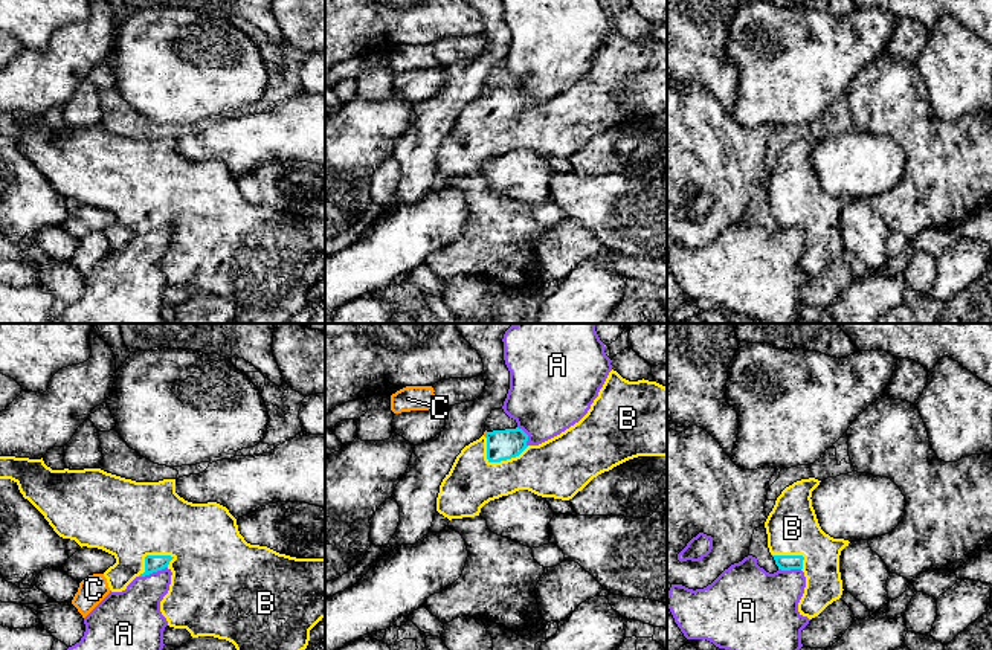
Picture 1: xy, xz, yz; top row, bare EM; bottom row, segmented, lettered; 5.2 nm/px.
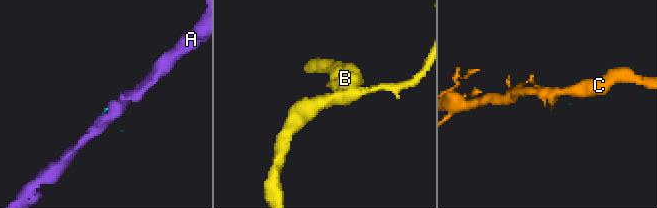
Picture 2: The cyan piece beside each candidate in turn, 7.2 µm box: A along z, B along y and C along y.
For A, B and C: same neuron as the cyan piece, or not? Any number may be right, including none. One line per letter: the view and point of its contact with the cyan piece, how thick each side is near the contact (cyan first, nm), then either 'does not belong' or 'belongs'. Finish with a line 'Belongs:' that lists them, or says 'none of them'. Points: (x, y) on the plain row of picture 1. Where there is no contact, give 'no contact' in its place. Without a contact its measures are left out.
A: xy (153, 229) | 90/280 nm | does not belong
B: xz (496, 119) | 160/260 nm | belongs
C: xz (486, 92) | 160/20 nm | does not belong
Belongs: B

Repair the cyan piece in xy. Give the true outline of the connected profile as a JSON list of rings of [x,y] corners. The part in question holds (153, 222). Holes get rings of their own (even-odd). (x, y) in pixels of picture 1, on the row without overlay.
[[[0,114],[0,137],[11,137],[18,143],[20,151],[27,157],[49,180],[53,189],[63,195],[75,198],[81,206],[98,206],[116,217],[104,235],[107,237],[111,250],[122,250],[136,235],[145,235],[153,230],[168,226],[171,243],[168,252],[160,259],[160,270],[166,276],[168,284],[174,287],[186,287],[192,296],[214,294],[232,301],[237,307],[237,317],[234,323],[291,323],[290,319],[295,313],[305,308],[310,299],[310,288],[325,276],[325,217],[296,217],[279,212],[267,204],[250,203],[238,189],[237,177],[229,168],[217,160],[192,162],[185,159],[176,151],[176,137],[163,137],[159,140],[136,140],[125,137],[101,127],[84,128],[52,128],[41,117]]]

